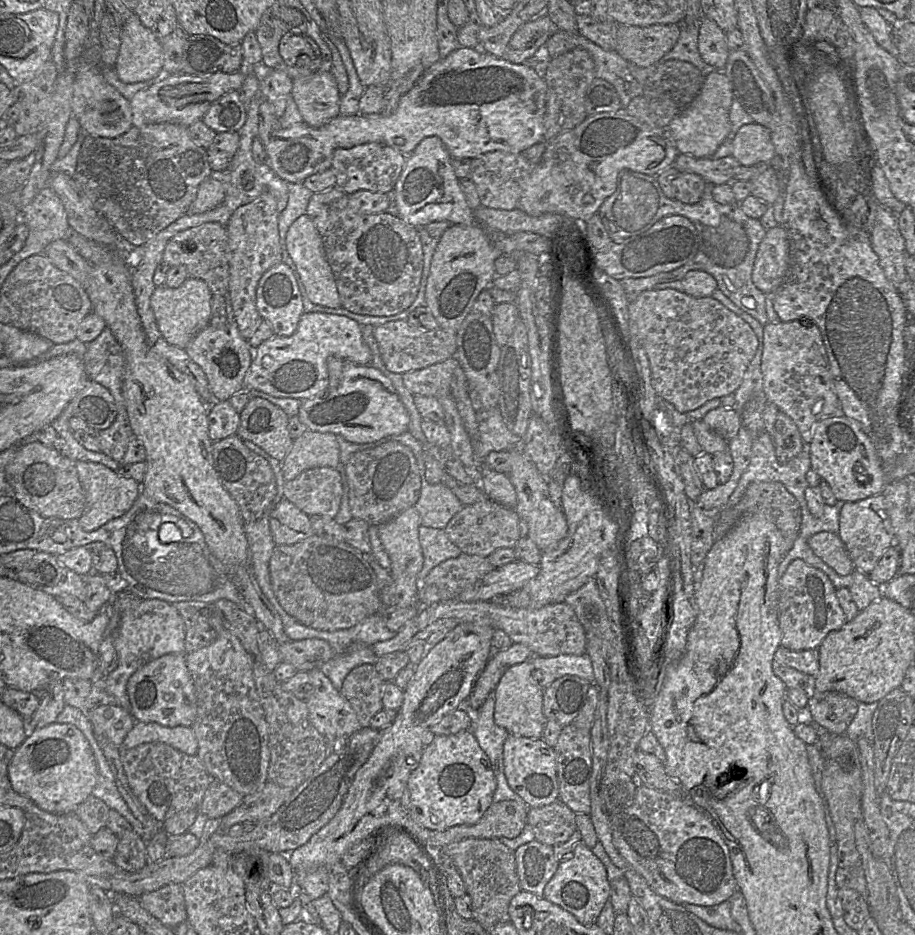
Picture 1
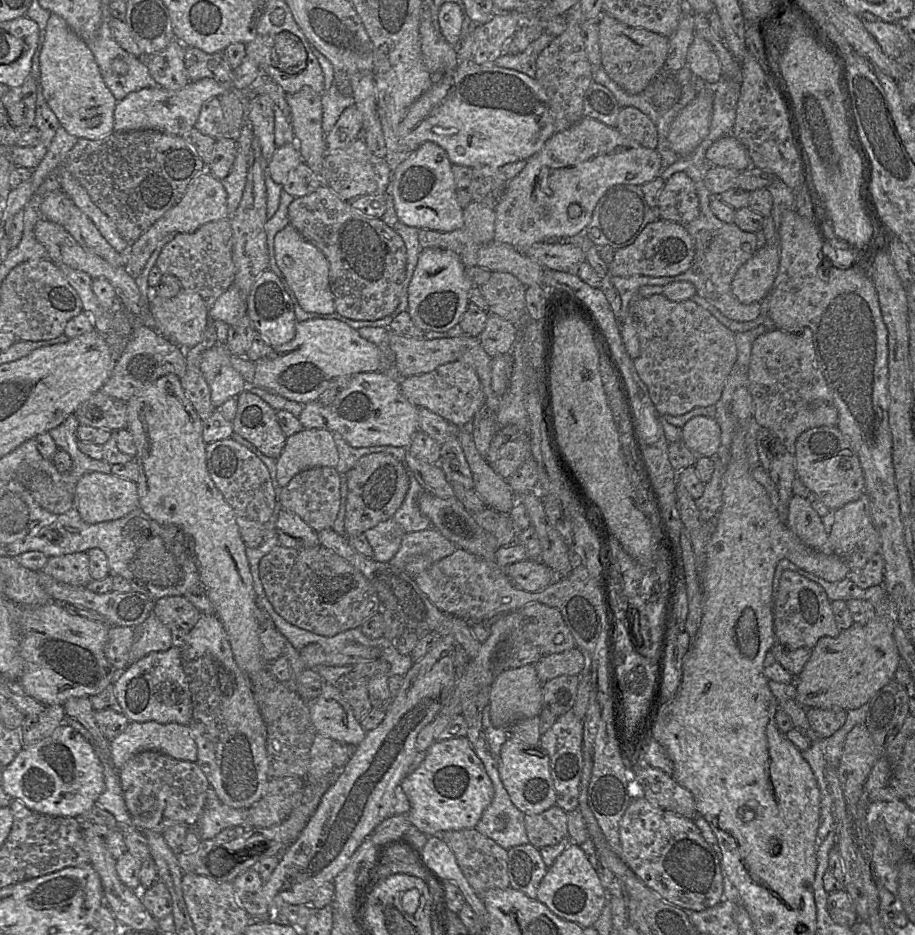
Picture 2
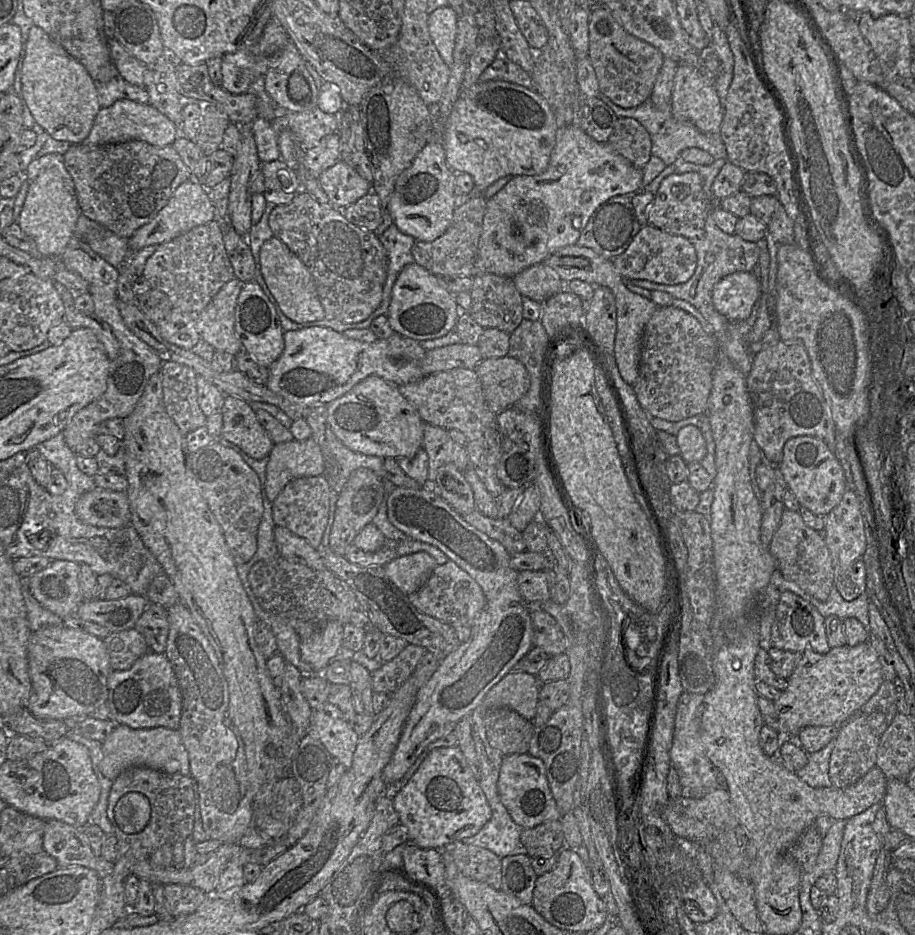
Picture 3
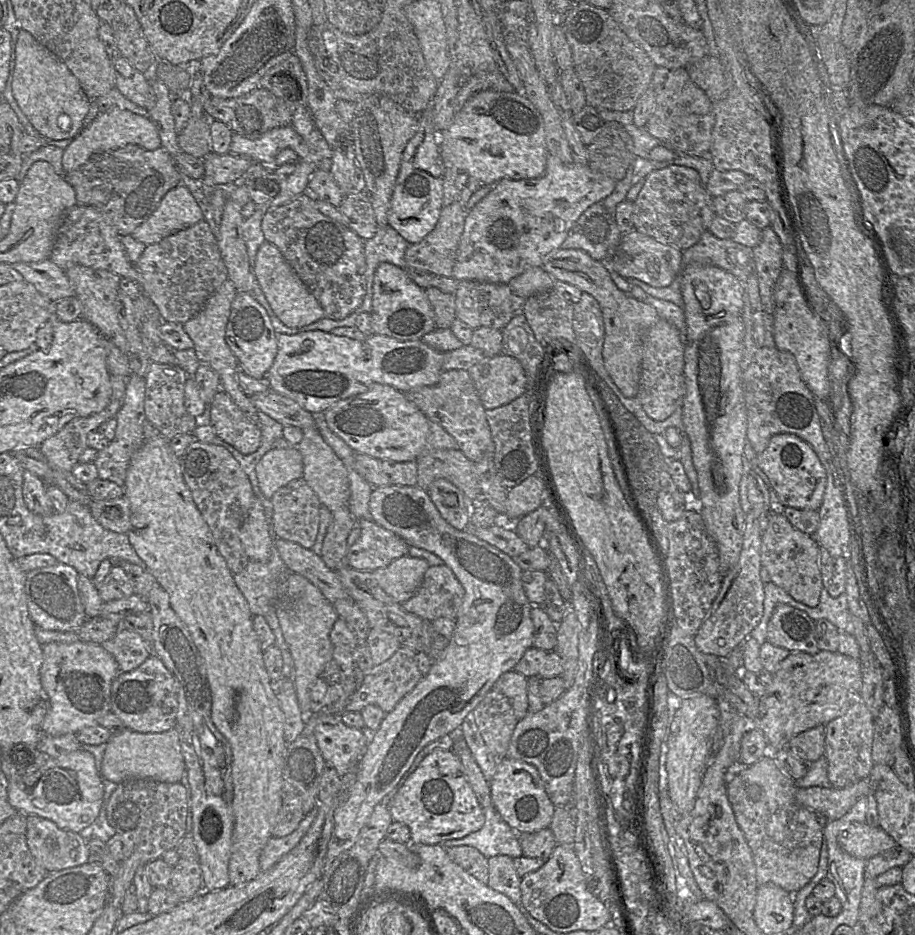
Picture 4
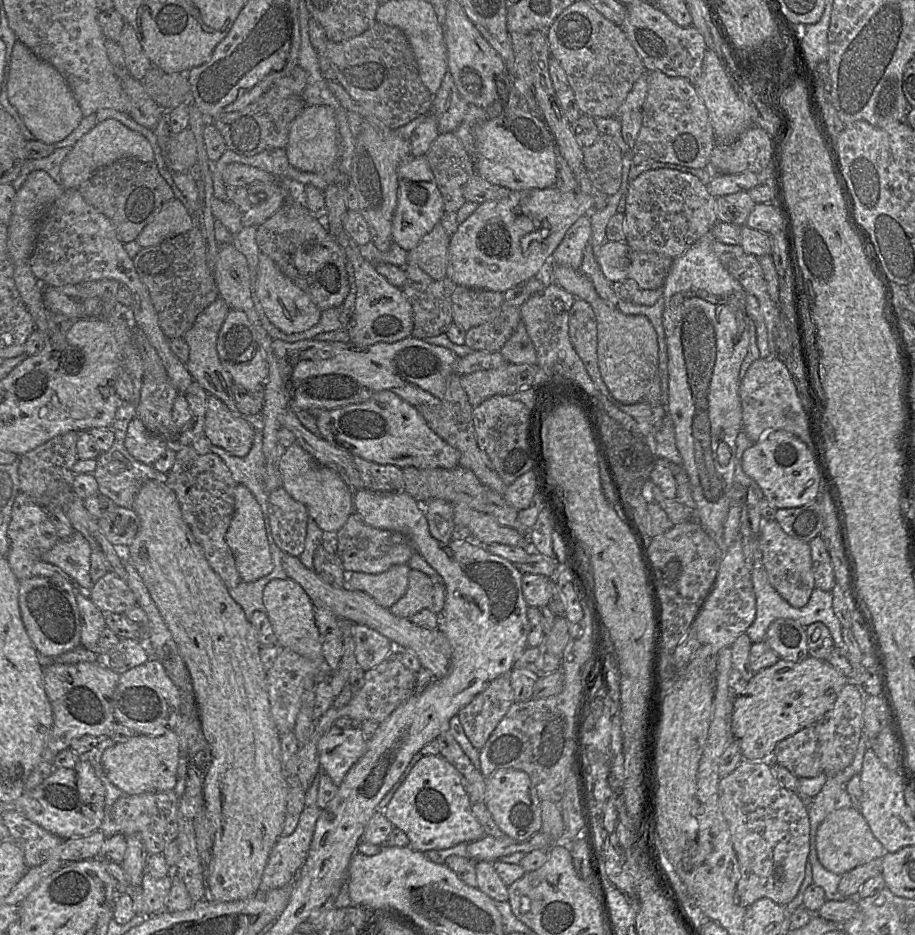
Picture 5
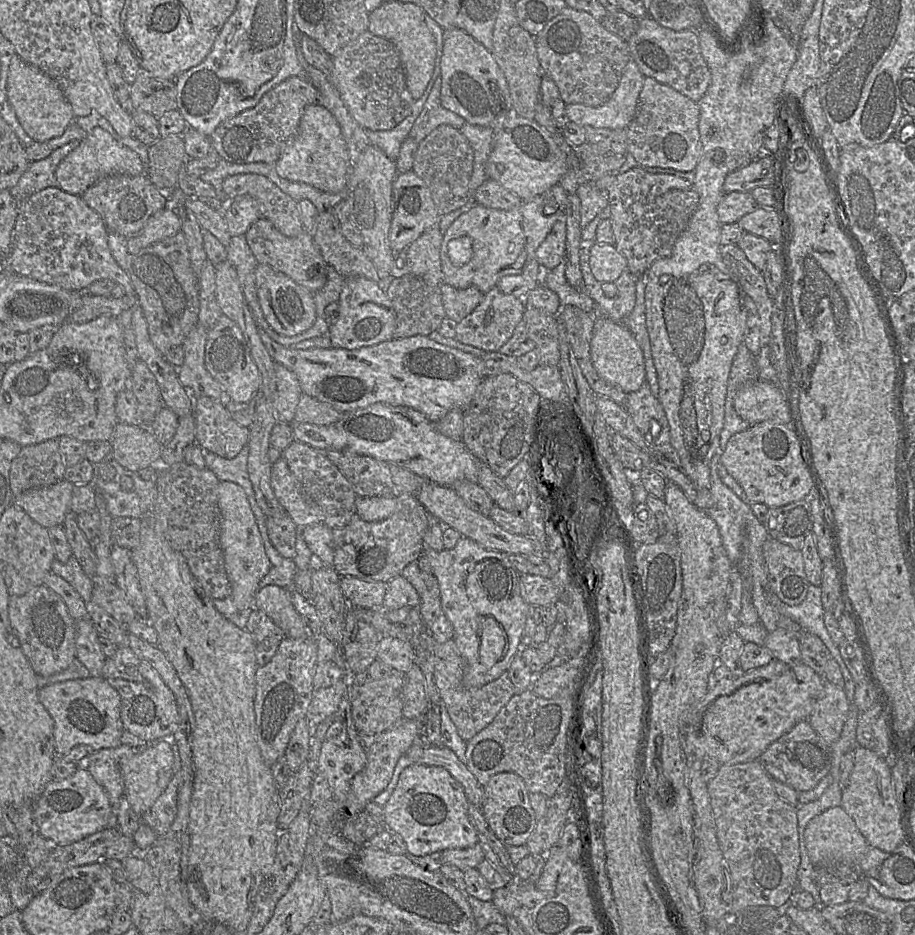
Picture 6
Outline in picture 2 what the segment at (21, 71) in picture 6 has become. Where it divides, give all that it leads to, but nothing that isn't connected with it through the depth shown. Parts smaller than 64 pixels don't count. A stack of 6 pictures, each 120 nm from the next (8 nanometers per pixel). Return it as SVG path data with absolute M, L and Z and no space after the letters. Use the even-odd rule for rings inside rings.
M51 14L46 25L38 85L60 125L69 134L98 140L114 132L117 100L105 84L90 47L56 14Z

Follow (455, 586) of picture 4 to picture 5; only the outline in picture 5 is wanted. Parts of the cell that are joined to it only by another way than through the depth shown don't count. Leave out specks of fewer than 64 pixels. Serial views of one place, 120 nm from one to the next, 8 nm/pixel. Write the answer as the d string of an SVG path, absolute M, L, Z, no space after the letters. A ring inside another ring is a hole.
M411 570L406 593L389 610L402 618L410 618L422 610L441 614L445 599L446 590L443 582L435 582L423 572Z

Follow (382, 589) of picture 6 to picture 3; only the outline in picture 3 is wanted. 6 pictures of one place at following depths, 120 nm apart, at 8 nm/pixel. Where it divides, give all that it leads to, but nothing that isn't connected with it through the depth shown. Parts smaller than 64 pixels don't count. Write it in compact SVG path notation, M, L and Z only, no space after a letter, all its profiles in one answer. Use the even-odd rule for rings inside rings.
M424 551L396 557L386 565L390 580L406 595L416 592L437 565L436 560Z

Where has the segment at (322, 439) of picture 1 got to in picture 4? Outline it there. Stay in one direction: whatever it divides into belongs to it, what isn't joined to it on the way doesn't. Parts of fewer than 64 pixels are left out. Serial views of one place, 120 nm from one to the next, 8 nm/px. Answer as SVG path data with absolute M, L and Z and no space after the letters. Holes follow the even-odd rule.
M297 446L270 449L256 465L262 495L271 500L281 487L303 479L303 471L303 457Z

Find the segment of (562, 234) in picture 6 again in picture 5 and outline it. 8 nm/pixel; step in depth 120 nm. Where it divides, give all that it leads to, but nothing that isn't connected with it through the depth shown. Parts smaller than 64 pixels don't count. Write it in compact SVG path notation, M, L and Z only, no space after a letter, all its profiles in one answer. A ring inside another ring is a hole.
M583 215L565 233L551 256L550 265L568 265L578 269L582 264L584 250L591 235L590 215Z

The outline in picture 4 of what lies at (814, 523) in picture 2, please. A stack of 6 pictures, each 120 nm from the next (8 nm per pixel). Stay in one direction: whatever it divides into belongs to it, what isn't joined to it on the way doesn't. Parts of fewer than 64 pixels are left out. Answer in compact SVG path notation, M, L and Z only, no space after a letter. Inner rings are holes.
M769 511L760 552L762 566L767 569L771 582L798 602L810 607L819 604L824 586L819 568L820 546L814 537L793 527L783 514Z

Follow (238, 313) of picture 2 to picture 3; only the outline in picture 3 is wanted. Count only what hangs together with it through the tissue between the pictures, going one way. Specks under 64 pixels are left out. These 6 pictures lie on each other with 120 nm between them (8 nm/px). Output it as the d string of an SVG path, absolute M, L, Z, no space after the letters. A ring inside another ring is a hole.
M233 278L212 298L209 304L196 315L196 329L201 340L216 351L236 356L242 344L234 329L235 308L243 282Z

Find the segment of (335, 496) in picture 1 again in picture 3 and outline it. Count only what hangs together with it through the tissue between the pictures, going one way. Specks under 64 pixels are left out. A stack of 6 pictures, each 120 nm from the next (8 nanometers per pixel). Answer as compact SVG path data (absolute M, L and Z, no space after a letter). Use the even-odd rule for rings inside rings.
M324 474L291 480L272 502L275 526L289 529L307 540L312 547L318 548L329 517L331 491L329 481Z

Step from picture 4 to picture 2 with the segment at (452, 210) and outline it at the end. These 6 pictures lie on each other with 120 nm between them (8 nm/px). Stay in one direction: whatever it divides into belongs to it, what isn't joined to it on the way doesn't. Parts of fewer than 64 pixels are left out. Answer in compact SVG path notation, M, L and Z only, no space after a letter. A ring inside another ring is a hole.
M472 200L463 209L463 226L453 231L419 230L420 246L425 248L448 249L456 252L462 263L477 265L477 252L494 239L495 207L489 207Z

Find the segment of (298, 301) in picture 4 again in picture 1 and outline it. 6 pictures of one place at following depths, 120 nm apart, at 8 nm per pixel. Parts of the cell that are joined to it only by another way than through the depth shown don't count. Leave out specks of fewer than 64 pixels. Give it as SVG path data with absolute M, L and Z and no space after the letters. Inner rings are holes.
M303 214L299 216L290 225L286 234L285 246L295 264L295 267L291 269L296 277L298 287L299 282L301 282L309 300L320 306L330 308L341 307L337 285L325 255L322 238L308 215Z

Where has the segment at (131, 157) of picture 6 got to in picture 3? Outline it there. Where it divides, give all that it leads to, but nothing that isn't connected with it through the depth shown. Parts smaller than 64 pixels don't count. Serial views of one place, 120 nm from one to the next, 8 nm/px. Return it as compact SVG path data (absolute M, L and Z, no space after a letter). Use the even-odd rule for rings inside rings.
M122 99L117 100L107 108L100 109L94 119L89 135L80 144L96 146L140 140L153 146L164 147L172 145L179 135L177 125L152 105Z

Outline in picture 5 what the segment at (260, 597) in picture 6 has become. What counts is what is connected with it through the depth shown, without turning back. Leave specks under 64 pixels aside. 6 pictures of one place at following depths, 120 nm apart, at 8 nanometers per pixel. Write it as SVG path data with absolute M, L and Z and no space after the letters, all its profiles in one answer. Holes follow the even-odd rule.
M292 579L273 580L263 591L265 613L273 626L280 648L288 648L297 654L320 663L317 683L324 680L325 669L322 657L322 637L315 623L315 607L304 589Z

